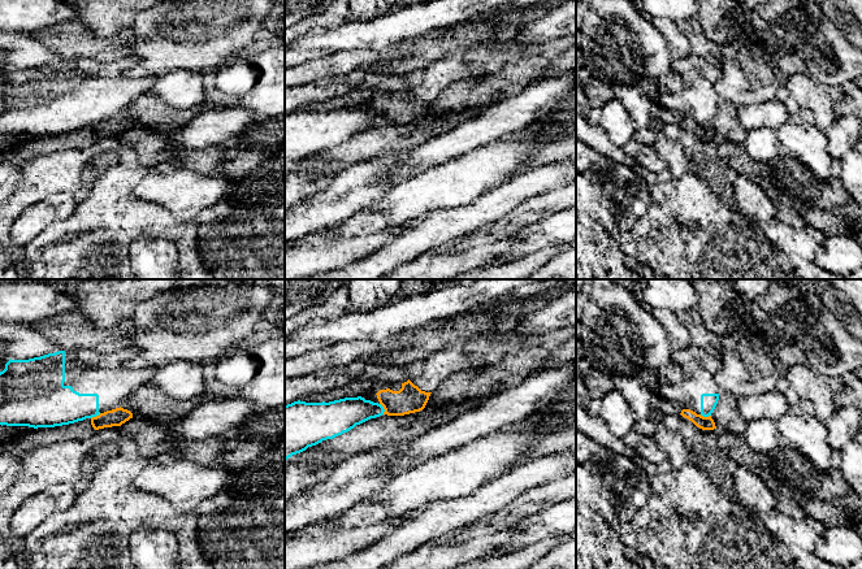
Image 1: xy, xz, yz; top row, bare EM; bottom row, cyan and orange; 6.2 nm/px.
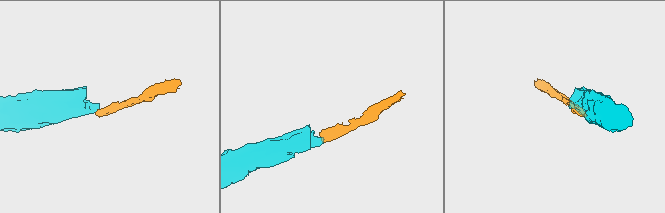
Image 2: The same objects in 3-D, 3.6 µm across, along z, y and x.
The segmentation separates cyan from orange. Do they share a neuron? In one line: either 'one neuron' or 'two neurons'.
two neurons

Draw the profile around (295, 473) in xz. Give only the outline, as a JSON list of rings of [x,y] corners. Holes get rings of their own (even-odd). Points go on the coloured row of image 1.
[[[285,460],[285,503],[303,491],[307,477],[322,469],[330,470],[312,461],[293,462]]]

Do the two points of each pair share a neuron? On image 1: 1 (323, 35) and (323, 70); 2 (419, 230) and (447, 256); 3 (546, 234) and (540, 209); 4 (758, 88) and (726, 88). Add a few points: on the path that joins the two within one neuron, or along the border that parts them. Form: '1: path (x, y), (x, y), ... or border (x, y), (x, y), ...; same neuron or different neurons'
1: border (352, 50), (339, 50), (298, 65); different neurons
2: border (466, 235), (429, 250), (411, 261); different neurons
3: border (562, 211), (524, 226), (515, 234); different neurons
4: path (750, 88), (733, 88); same neuron

